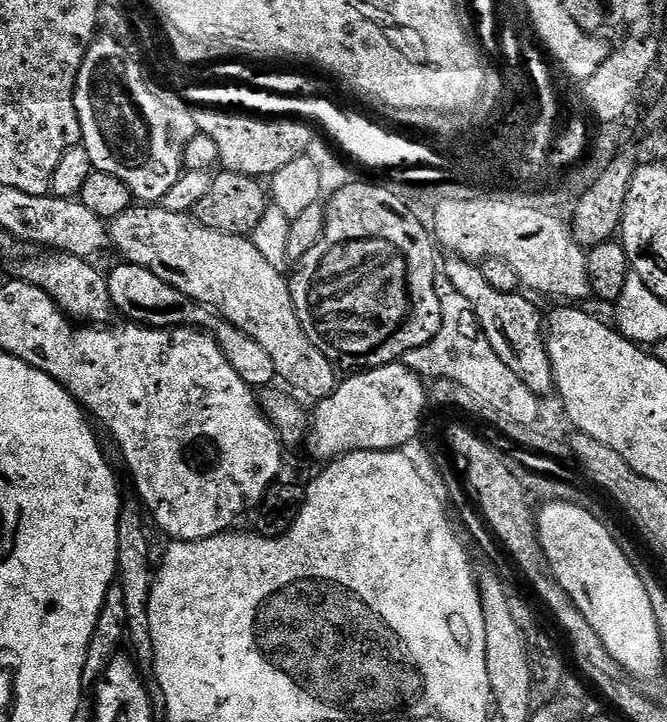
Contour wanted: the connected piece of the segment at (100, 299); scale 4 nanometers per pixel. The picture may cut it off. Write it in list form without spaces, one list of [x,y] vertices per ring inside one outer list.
[[[40,254],[37,260],[28,260],[21,266],[18,272],[19,279],[30,282],[34,286],[38,286],[42,290],[46,290],[46,294],[50,294],[50,298],[54,298],[54,302],[62,311],[73,321],[79,322],[84,326],[104,326],[109,323],[108,320],[114,316],[112,299],[110,298],[110,290],[108,289],[108,277],[102,271],[99,272],[95,268],[95,263],[89,262],[82,256],[69,256],[67,254]]]

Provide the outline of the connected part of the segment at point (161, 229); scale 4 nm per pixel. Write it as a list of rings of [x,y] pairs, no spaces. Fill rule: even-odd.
[[[163,206],[127,208],[125,212],[110,221],[108,235],[111,247],[113,249],[116,247],[124,255],[121,257],[127,263],[148,268],[150,274],[158,274],[162,282],[170,282],[174,290],[182,290],[182,294],[197,300],[199,304],[205,304],[223,320],[238,326],[238,330],[250,334],[250,338],[254,338],[254,342],[258,342],[262,350],[270,354],[277,377],[281,381],[284,379],[289,384],[287,385],[289,389],[297,388],[298,391],[313,396],[313,401],[316,402],[325,400],[336,389],[337,365],[328,360],[326,354],[322,354],[322,350],[318,350],[318,346],[310,342],[310,338],[306,338],[306,330],[302,330],[302,322],[298,322],[298,314],[292,301],[289,277],[281,269],[270,266],[270,262],[266,262],[266,258],[258,254],[249,237],[210,230],[202,226],[202,222],[198,222],[195,215],[187,212],[172,213]]]

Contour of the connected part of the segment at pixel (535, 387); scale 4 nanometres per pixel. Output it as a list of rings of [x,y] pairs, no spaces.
[[[448,258],[448,261],[443,261],[442,264],[442,274],[446,278],[450,278],[450,282],[454,282],[454,286],[462,293],[462,298],[466,298],[466,302],[470,302],[470,306],[475,310],[476,317],[478,318],[478,322],[480,323],[480,329],[486,334],[486,338],[490,342],[490,346],[494,346],[494,354],[498,354],[498,358],[502,358],[502,362],[506,362],[506,366],[510,366],[510,370],[514,370],[514,374],[518,374],[518,378],[522,378],[522,382],[526,382],[526,386],[530,386],[530,390],[534,395],[539,396],[541,398],[547,397],[546,394],[549,391],[550,393],[554,388],[554,374],[552,373],[552,367],[550,366],[550,358],[548,357],[548,345],[546,343],[546,336],[542,329],[545,327],[546,320],[542,315],[540,317],[540,312],[536,309],[536,304],[529,298],[527,295],[520,296],[521,294],[517,294],[516,292],[499,292],[498,290],[494,290],[494,286],[486,286],[486,274],[482,274],[482,270],[479,266],[477,266],[473,261],[470,260],[461,260],[459,258]]]

